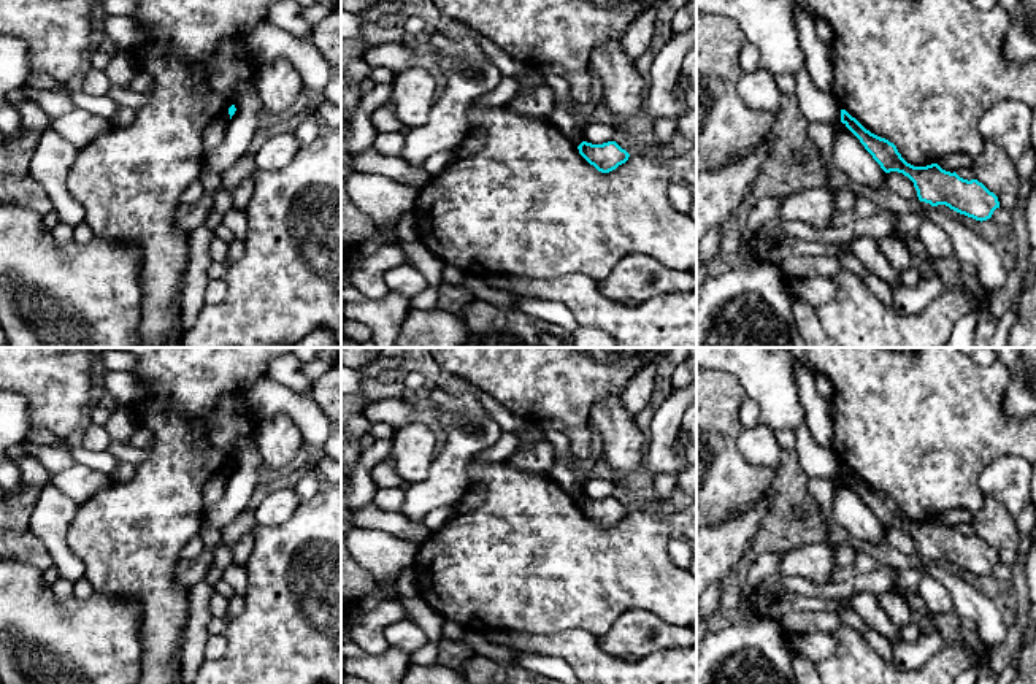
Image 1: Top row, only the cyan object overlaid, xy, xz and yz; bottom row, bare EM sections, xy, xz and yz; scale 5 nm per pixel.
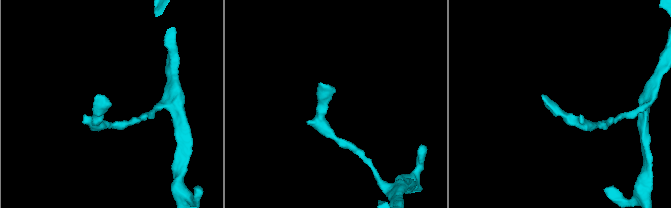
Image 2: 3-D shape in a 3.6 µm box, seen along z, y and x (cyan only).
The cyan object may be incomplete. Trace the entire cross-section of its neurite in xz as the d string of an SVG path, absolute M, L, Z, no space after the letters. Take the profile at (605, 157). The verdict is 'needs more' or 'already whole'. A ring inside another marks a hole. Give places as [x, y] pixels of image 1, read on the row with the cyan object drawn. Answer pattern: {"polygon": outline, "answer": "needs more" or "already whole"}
{"polygon": "M582 141L577 149L579 154L601 173L609 173L616 170L630 157L630 154L622 149L616 141L608 141L603 144Z", "answer": "already whole"}

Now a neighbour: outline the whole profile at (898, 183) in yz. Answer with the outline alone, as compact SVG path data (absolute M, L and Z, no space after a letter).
M898 171L887 173L887 186L904 200L919 200L914 183Z

